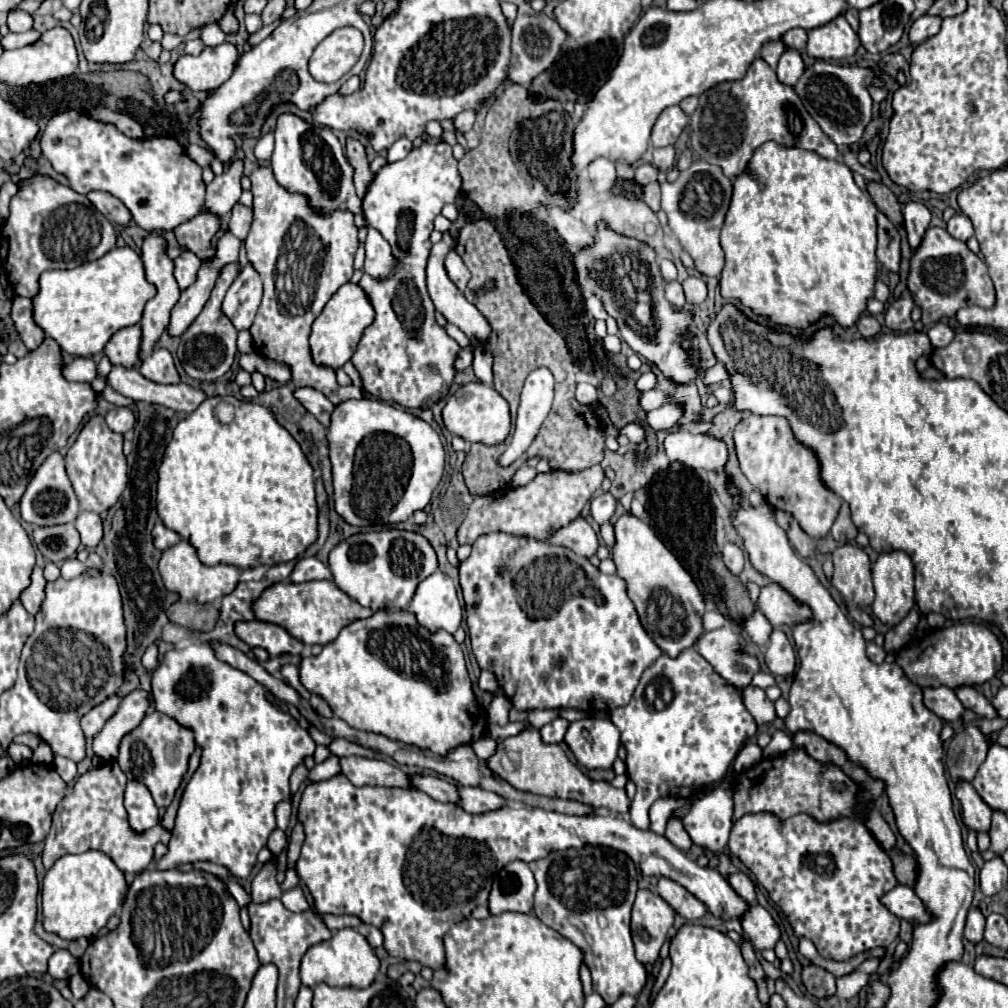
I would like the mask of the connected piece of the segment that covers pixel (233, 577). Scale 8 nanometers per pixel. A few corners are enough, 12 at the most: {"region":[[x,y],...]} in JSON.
{"region":[[188,540],[164,550],[170,592],[200,604],[230,594],[240,570],[206,566]]}

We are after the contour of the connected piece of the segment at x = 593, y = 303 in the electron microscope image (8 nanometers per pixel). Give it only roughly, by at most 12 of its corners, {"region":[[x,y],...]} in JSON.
{"region":[[596,296],[586,298],[586,312],[595,320],[606,320],[608,314]]}

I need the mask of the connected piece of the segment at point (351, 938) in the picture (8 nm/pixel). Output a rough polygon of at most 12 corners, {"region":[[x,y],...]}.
{"region":[[356,928],[302,958],[308,988],[368,988],[380,960]]}

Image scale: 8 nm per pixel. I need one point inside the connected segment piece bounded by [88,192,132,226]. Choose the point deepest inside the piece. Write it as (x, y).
(110, 206)

